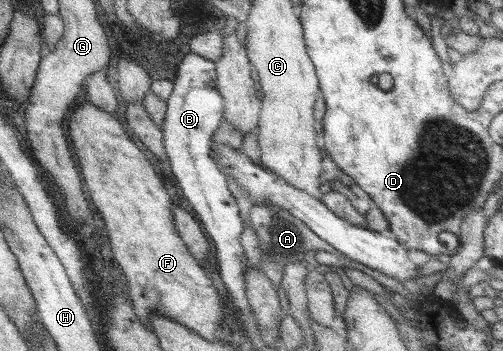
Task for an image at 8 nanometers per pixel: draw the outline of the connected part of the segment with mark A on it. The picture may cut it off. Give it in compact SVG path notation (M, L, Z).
M267 202L253 204L249 213L249 221L256 235L260 237L259 247L266 250L275 259L275 262L283 265L283 267L286 263L300 260L306 251L327 251L327 253L335 251L334 247L327 245L302 221L275 204L268 204Z

